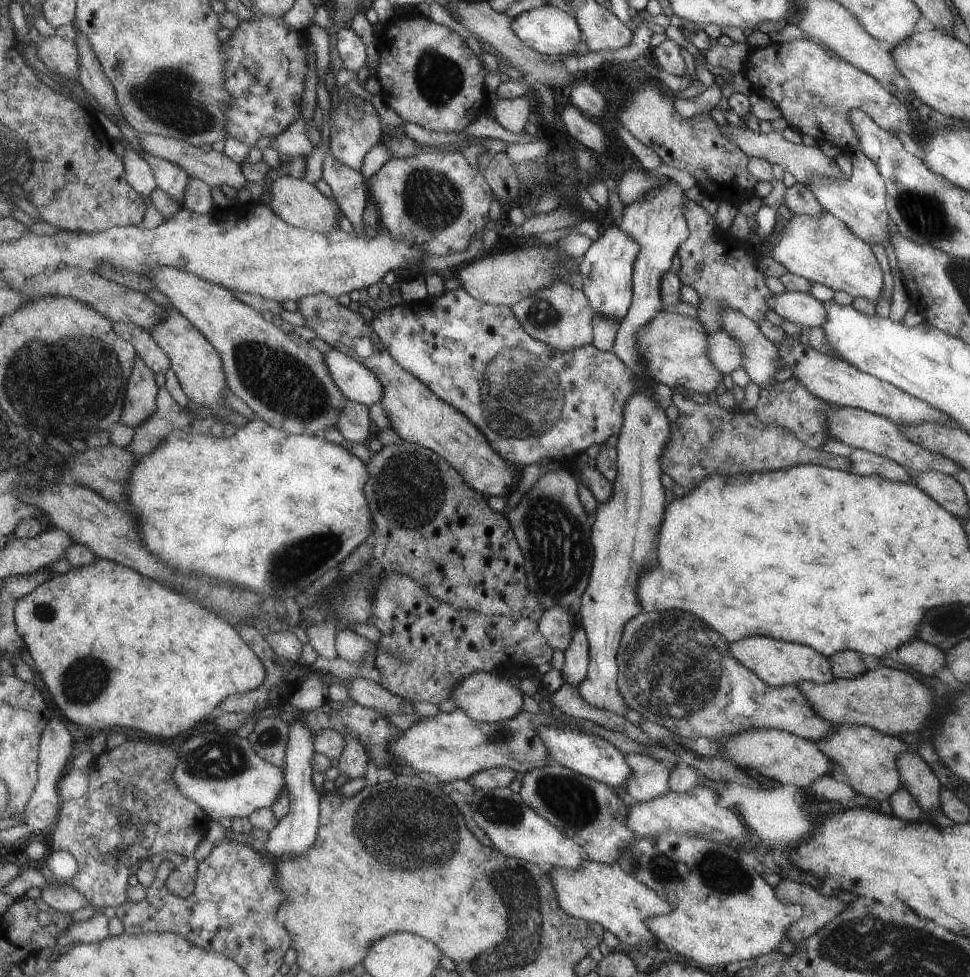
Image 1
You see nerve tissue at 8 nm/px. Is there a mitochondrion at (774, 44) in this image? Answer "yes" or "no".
no

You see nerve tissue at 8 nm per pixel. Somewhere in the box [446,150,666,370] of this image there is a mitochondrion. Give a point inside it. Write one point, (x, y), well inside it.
(540, 314)

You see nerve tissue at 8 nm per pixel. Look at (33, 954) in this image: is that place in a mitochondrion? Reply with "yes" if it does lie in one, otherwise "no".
no

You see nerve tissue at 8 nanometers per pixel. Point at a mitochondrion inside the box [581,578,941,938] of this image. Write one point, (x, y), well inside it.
(671, 668)

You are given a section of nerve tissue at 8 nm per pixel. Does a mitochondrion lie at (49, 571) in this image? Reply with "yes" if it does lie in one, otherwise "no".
no

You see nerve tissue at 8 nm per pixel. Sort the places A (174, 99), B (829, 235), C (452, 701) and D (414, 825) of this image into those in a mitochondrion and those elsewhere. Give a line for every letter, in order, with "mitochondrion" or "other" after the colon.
A: mitochondrion
B: mitochondrion
C: other
D: mitochondrion

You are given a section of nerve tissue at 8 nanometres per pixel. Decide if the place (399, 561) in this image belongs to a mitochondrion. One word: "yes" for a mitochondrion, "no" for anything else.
no

